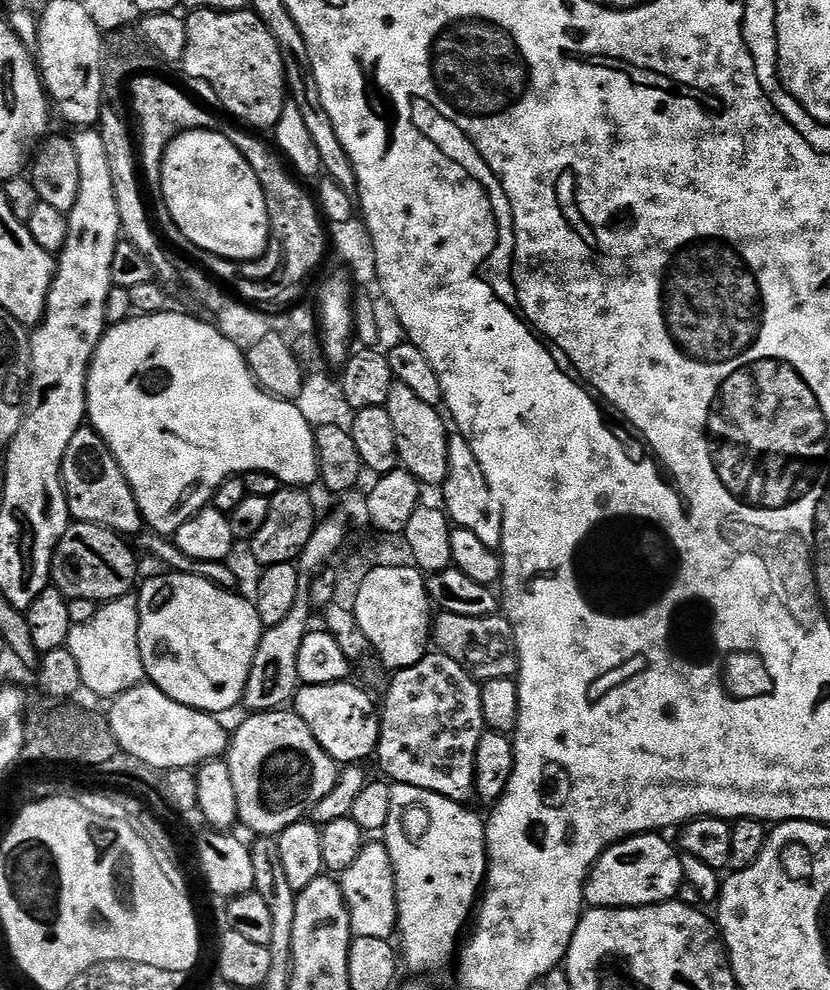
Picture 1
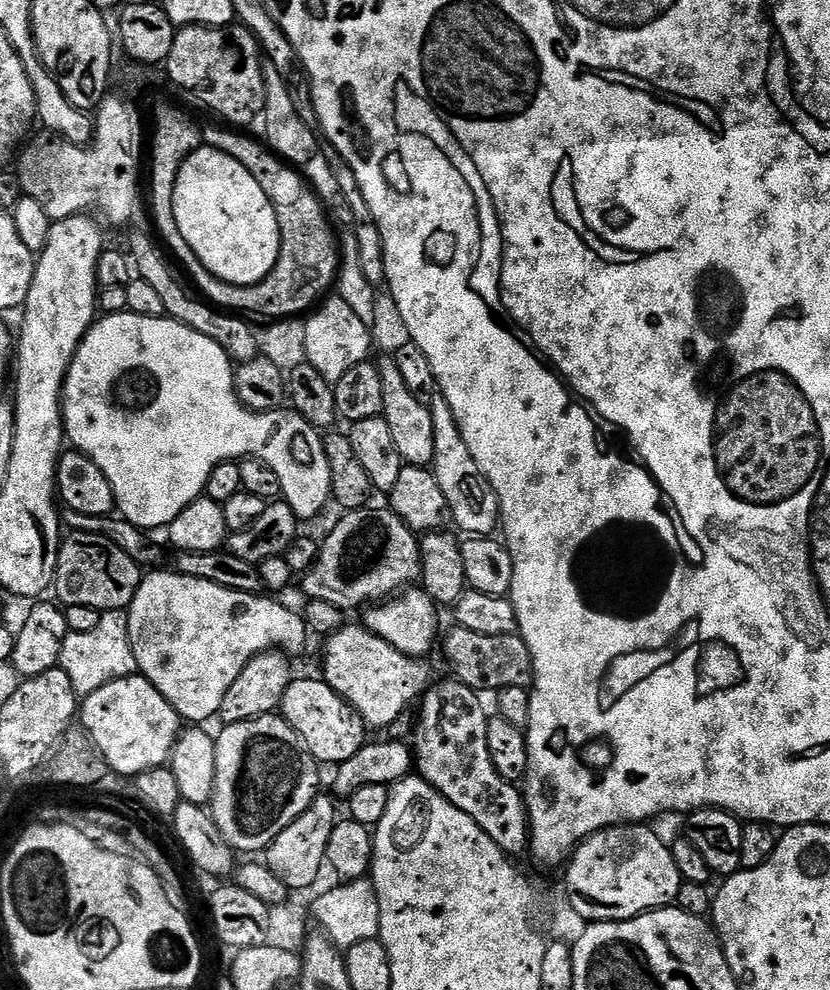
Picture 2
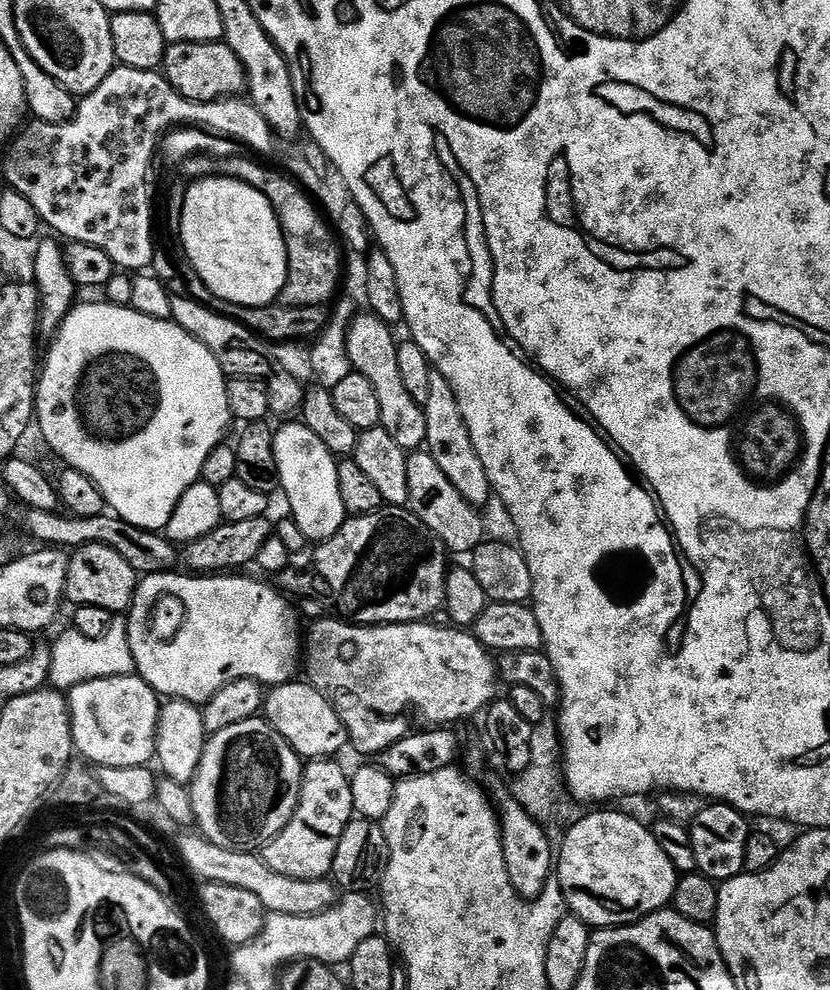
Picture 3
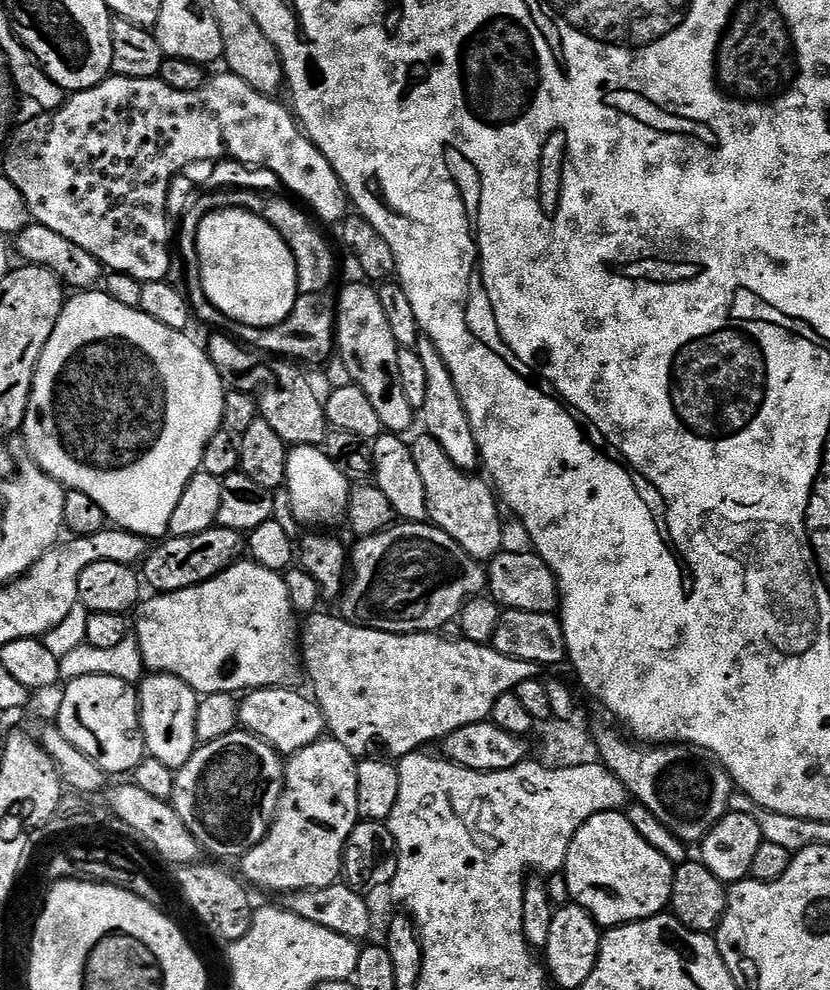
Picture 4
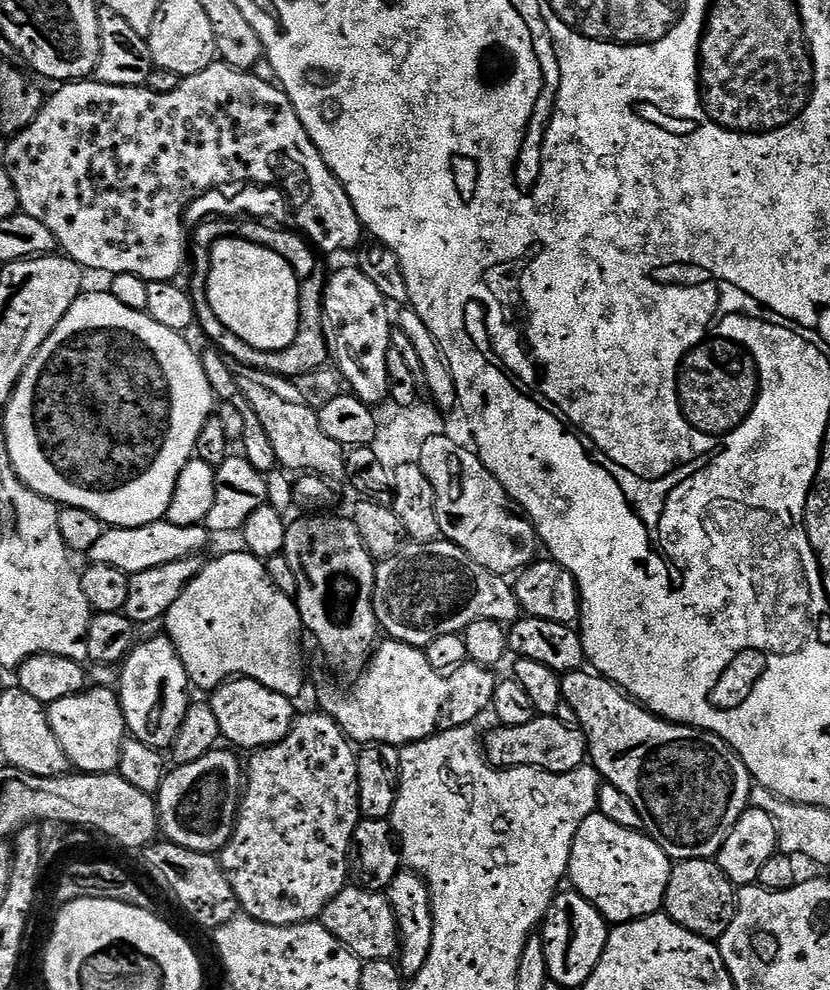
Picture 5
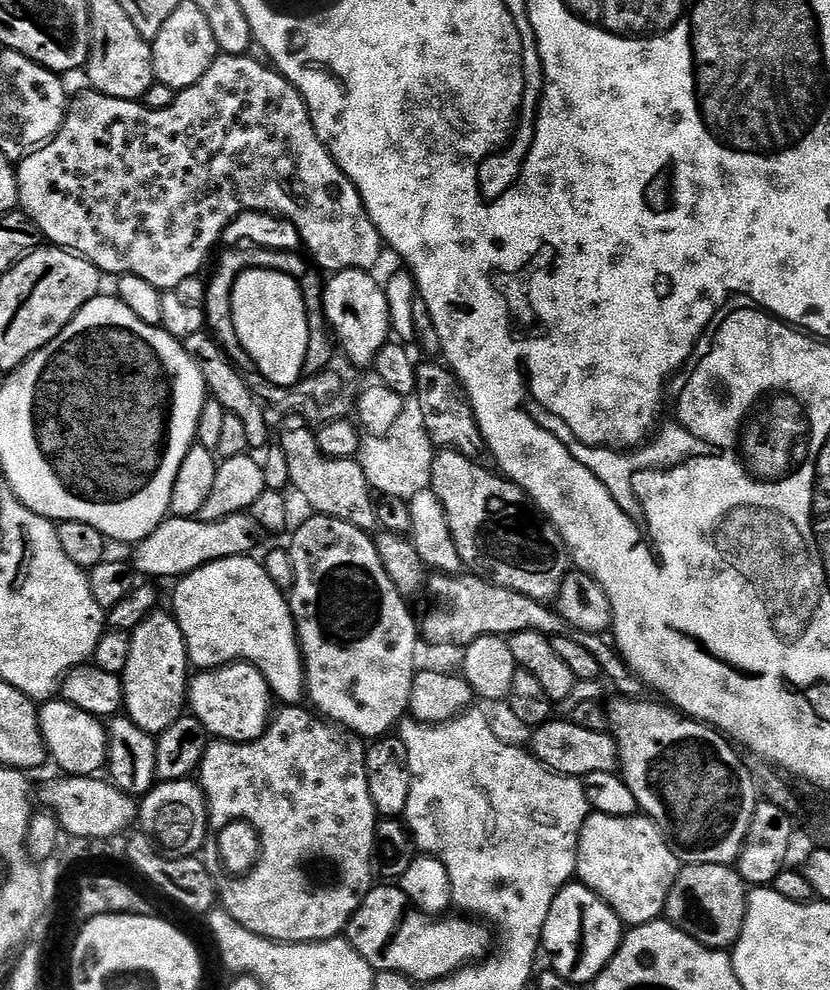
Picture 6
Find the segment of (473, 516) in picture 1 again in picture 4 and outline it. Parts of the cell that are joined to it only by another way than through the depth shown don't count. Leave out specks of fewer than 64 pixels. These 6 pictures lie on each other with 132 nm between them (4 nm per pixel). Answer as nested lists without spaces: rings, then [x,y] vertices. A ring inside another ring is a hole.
[[[421,335],[414,350],[422,358],[422,366],[426,366],[426,402],[422,409],[423,431],[427,435],[433,436],[438,442],[438,446],[442,446],[442,450],[446,450],[446,458],[450,458],[450,462],[454,462],[454,466],[458,466],[464,472],[475,473],[482,464],[480,447],[472,433],[470,418],[462,406],[458,386],[454,386],[454,378],[442,358],[442,354],[438,354],[438,350],[429,336]]]

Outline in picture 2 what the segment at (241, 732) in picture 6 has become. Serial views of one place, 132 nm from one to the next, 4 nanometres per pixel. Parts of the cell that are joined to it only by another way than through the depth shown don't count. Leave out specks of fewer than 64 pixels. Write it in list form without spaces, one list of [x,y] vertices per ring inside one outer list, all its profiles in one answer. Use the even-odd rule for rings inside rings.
[[[293,679],[280,703],[279,711],[286,723],[294,726],[294,730],[310,750],[312,760],[321,765],[335,766],[346,762],[346,758],[354,758],[354,754],[358,754],[358,750],[366,742],[364,719],[323,679]]]

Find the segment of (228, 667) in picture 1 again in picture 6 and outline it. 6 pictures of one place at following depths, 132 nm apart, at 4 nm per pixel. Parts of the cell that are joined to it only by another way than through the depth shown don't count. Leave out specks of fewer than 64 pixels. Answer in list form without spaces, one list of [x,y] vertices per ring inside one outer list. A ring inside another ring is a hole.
[[[247,555],[212,560],[198,570],[179,577],[177,584],[180,585],[172,596],[171,611],[184,635],[193,669],[215,670],[237,662],[252,664],[264,675],[273,697],[281,705],[296,706],[305,699],[306,681],[304,658],[296,635],[296,621],[292,619],[292,606],[282,589],[270,582],[270,574],[266,574],[263,563],[259,559],[252,559],[251,555]]]

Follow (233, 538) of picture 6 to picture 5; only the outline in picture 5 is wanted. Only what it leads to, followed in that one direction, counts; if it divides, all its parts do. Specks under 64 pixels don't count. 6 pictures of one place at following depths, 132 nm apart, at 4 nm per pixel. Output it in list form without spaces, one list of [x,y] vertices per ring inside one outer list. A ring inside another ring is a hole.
[[[168,519],[156,520],[146,526],[133,528],[105,527],[102,538],[90,546],[86,554],[93,564],[109,564],[118,570],[127,572],[141,572],[154,570],[154,566],[166,566],[166,562],[178,562],[187,556],[203,553],[207,546],[210,533],[207,527],[195,524],[194,526],[174,526]]]

